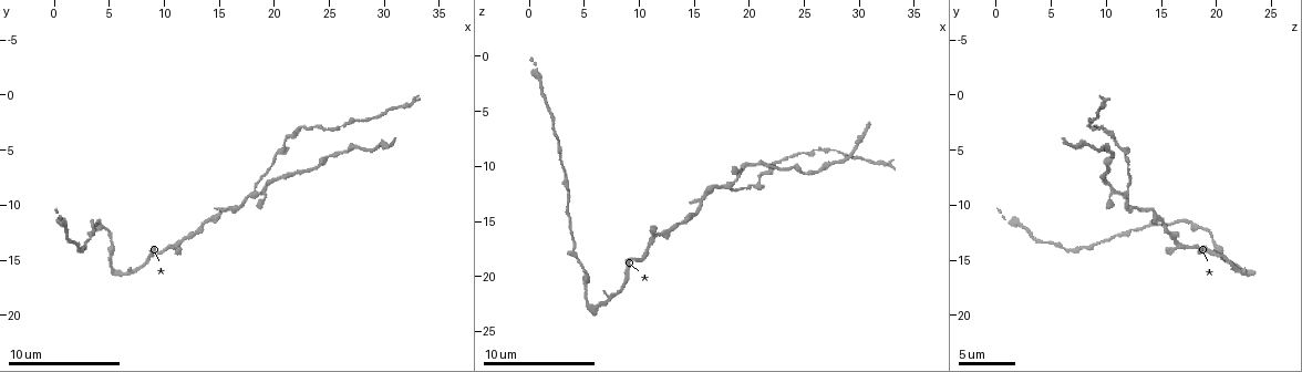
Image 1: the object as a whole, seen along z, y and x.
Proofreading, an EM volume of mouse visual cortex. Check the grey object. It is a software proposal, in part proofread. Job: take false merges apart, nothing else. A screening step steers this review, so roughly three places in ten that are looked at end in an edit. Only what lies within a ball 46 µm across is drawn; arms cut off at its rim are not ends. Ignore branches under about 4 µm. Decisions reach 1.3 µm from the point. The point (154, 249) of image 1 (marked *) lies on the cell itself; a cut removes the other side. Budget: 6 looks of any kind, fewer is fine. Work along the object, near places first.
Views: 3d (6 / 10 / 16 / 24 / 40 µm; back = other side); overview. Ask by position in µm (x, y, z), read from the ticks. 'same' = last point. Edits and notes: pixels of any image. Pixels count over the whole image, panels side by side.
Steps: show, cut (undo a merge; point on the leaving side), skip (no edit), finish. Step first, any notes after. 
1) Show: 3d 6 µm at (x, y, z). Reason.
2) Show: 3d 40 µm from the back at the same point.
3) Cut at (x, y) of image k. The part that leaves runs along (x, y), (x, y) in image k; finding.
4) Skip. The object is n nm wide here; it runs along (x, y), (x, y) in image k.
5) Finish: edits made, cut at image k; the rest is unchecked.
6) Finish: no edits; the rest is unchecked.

Show: 3d 6 µm at (18.4, 8.8, 12.0). Branch point.

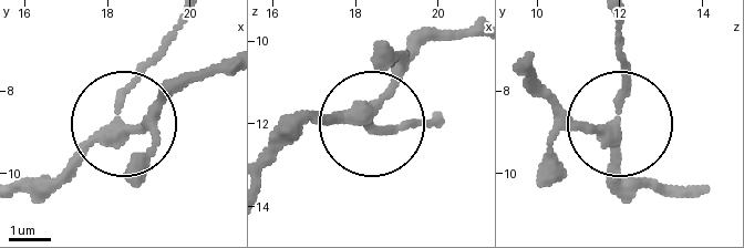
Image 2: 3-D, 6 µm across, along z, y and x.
Skip. The object is 260 nm wide here; it runs along (272, 162), (314, 123), (364, 116), (427, 39) in image 2; all the same cell.

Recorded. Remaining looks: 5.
Show: 3d 10 µm at (20.8, 4.4, 10.8). A narrow waist.

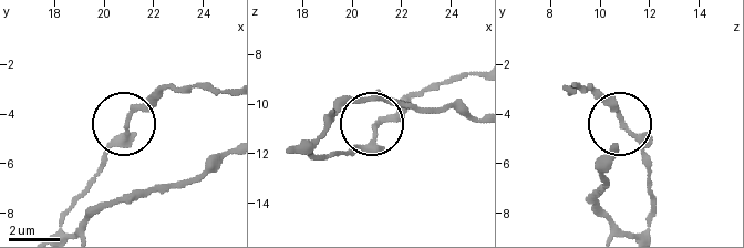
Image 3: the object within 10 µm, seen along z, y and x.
Skip. It runs along (297, 151), (333, 157), (360, 146), (409, 96) in image 3; all the same cell.

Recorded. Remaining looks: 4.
Show: 3d 10 µm at (4.4, 12.2, 18.6). Three arms meet.

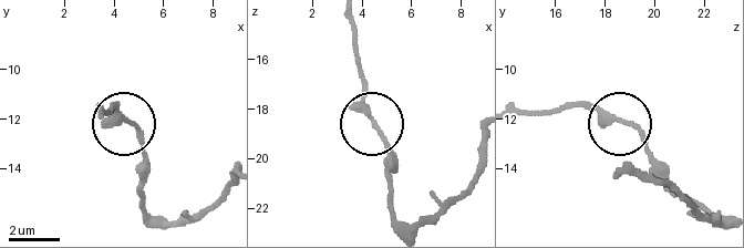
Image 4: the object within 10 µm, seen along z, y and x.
Skip. It runs along (475, 179), (431, 216), (399, 221), (392, 150), (361, 68) in image 4; continuous, no second cell.

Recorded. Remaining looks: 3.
Finish: no edits; the rest is unchecked.

